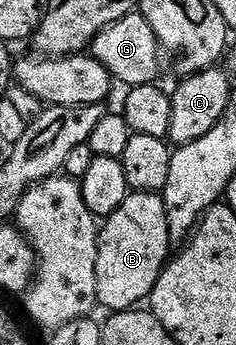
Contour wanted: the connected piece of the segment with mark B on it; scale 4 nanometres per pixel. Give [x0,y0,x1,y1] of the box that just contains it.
[96,191,172,312]

